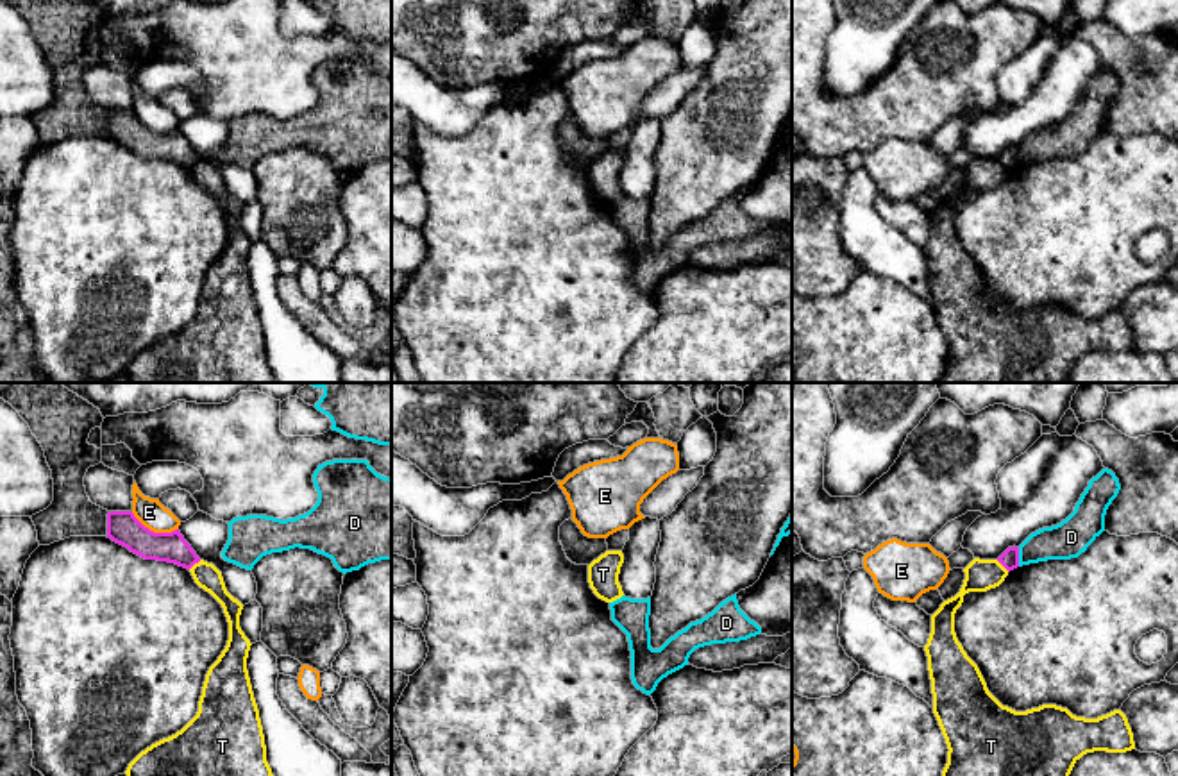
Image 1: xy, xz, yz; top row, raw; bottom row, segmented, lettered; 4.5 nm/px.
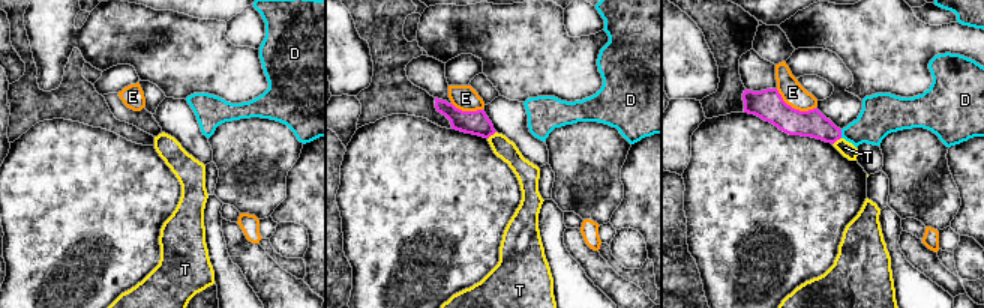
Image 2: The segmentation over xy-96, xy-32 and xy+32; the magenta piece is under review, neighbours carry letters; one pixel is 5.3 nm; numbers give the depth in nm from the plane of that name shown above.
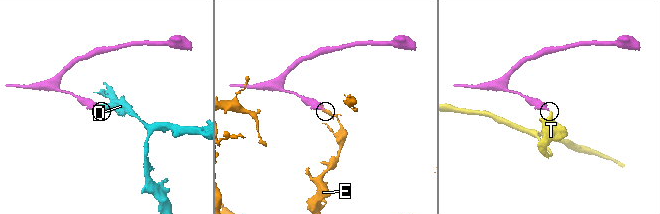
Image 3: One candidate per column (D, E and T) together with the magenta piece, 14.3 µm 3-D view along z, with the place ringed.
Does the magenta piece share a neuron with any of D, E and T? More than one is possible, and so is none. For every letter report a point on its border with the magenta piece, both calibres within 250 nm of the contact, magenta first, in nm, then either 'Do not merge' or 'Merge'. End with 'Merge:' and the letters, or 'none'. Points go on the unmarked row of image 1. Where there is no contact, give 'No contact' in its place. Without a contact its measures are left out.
D: Touches magenta at yz (1018, 156). Thickness 80 nm (magenta) against 170 nm. Do not merge
E: Touches magenta at xy (152, 131). Thickness 150 nm (magenta) against 120 nm. Do not merge
T: Touches magenta at xy (193, 163). Thickness 140 nm (magenta) against 110 nm. Do not merge
Merge: none

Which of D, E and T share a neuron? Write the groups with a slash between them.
D / E / T

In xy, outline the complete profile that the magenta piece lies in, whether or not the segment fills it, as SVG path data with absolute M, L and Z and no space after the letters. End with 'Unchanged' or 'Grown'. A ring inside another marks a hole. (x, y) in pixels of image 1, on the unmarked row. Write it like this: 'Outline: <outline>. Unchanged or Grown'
Outline: M132 111L107 113L107 138L145 159L168 161L188 170L200 161L179 129L172 132L154 132L145 127Z. Unchanged

